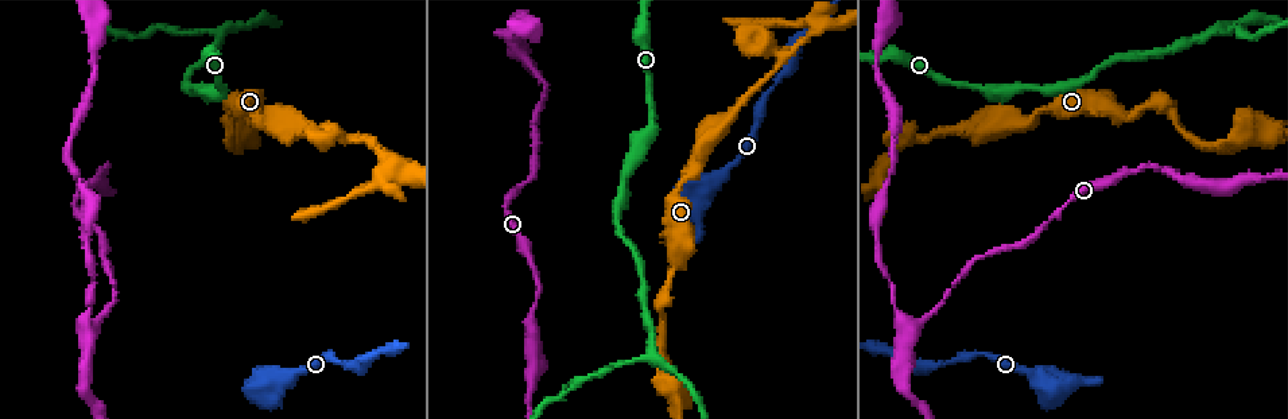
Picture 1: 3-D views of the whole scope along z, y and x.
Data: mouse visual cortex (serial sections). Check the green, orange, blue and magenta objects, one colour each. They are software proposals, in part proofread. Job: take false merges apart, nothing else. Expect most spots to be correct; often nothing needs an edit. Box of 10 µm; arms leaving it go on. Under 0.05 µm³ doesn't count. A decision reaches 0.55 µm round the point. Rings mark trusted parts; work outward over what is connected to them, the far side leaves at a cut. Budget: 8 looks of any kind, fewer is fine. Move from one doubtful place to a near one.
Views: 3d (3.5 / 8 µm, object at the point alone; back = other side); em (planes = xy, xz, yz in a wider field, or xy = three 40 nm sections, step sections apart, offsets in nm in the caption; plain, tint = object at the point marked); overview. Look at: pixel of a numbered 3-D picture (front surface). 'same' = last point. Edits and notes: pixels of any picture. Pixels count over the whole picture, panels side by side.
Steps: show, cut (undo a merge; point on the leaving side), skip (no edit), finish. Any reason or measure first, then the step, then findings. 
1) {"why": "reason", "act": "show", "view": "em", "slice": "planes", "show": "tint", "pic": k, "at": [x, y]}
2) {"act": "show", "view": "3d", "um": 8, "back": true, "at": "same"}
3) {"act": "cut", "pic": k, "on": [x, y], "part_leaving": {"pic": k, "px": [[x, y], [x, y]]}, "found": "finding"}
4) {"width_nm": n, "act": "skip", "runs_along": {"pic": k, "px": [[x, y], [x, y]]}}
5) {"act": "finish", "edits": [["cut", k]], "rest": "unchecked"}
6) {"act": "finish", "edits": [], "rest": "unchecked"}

{"act": "show", "view": "3d", "um": 3.5, "pic": 1, "at": [517, 50]}

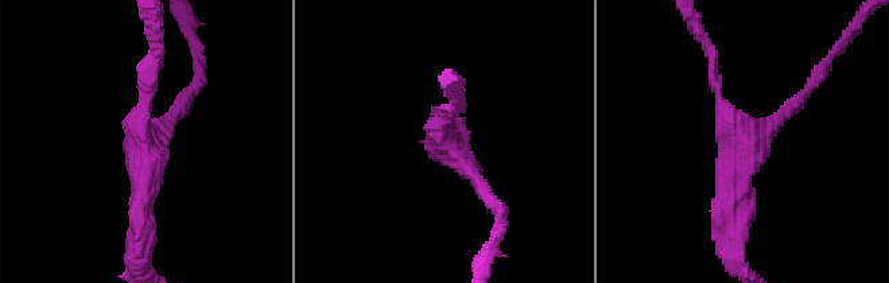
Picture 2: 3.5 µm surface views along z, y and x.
{"arms": 3, "arm_widths_nm": [150, 150, 300], "why": "need the tissue", "act": "show", "view": "em", "slice": "xy", "step": 3, "show": "tint", "pic": 2, "at": [744, 143]}

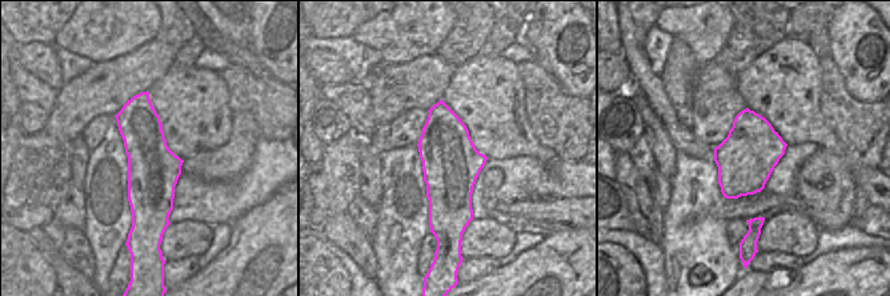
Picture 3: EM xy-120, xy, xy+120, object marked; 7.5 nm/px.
{"act": "skip", "runs_along": {"pic": 2, "px": [[488, 198], [442, 135], [454, 108]]}, "found": "all the same cell"}

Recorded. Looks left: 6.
{"why": "calibre changes", "act": "show", "view": "3d", "um": 3.5, "pic": 1, "at": [713, 134]}

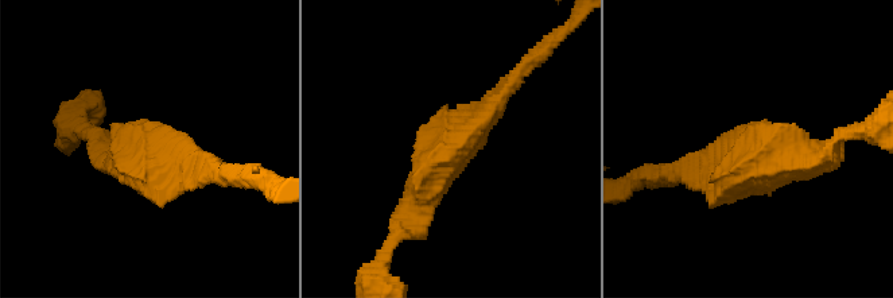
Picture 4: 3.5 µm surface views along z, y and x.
{"why": "now the EM", "act": "show", "view": "em", "slice": "xy", "step": 3, "show": "tint", "pic": 4, "at": [149, 158]}

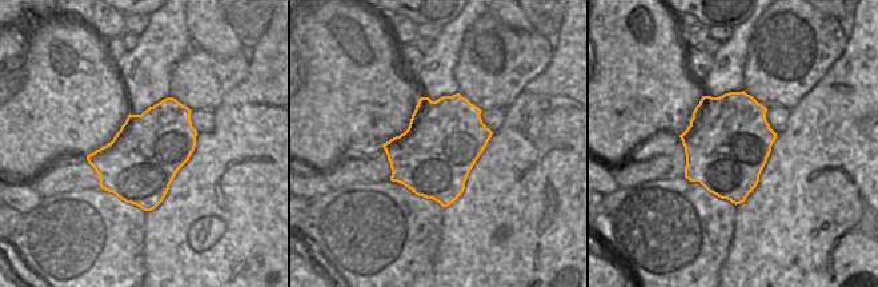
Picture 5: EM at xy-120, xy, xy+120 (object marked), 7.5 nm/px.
{"act": "show", "view": "em", "slice": "planes", "show": "tint", "at": "same"}

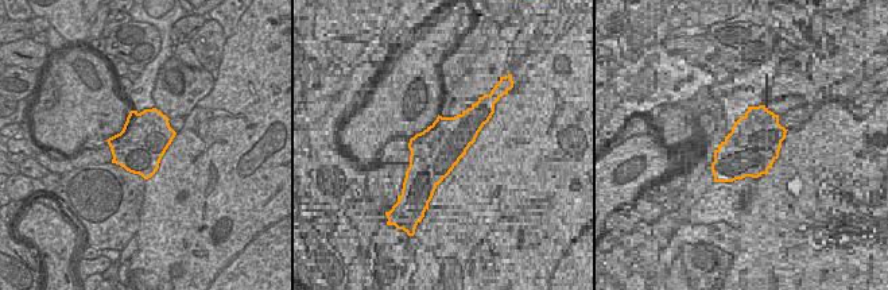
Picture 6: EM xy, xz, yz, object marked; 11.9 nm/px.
{"act": "skip", "runs_along": {"pic": 4, "px": [[410, 224], [435, 165], [513, 82]]}, "found": "all the same cell"}

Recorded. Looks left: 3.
{"why": "arms part here", "act": "show", "view": "3d", "um": 3.5, "pic": 1, "at": [217, 30]}

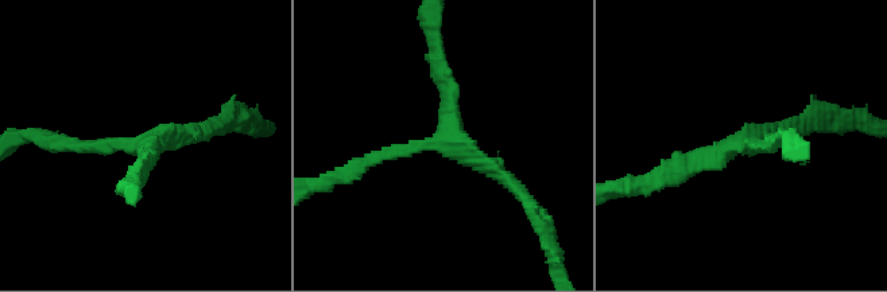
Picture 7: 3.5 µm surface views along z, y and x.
{"arms": 3, "arm_widths_nm": [150, 200, 200], "act": "show", "view": "em", "slice": "xy", "step": 5, "show": "tint", "pic": 7, "at": [450, 131]}

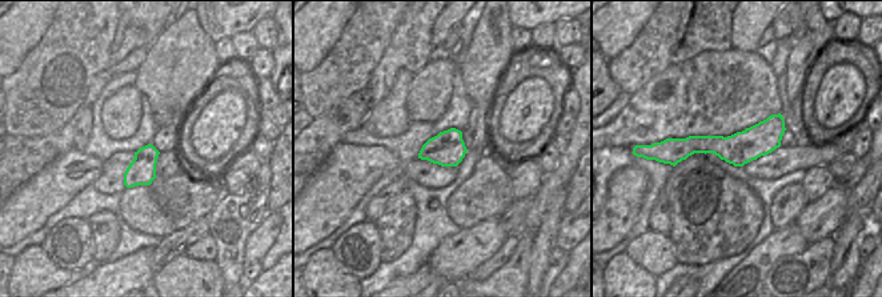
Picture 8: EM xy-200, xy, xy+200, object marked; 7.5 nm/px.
{"width_nm": 260, "act": "cut", "pic": 7, "on": [76, 146], "part_leaving": {"pic": 7, "px": [[126, 141], [55, 146], [27, 133]]}, "found": "a second cell is stuck on"}

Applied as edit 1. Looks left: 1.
{"act": "finish", "edits": [["cut", 7]], "rest": "unchecked"}

